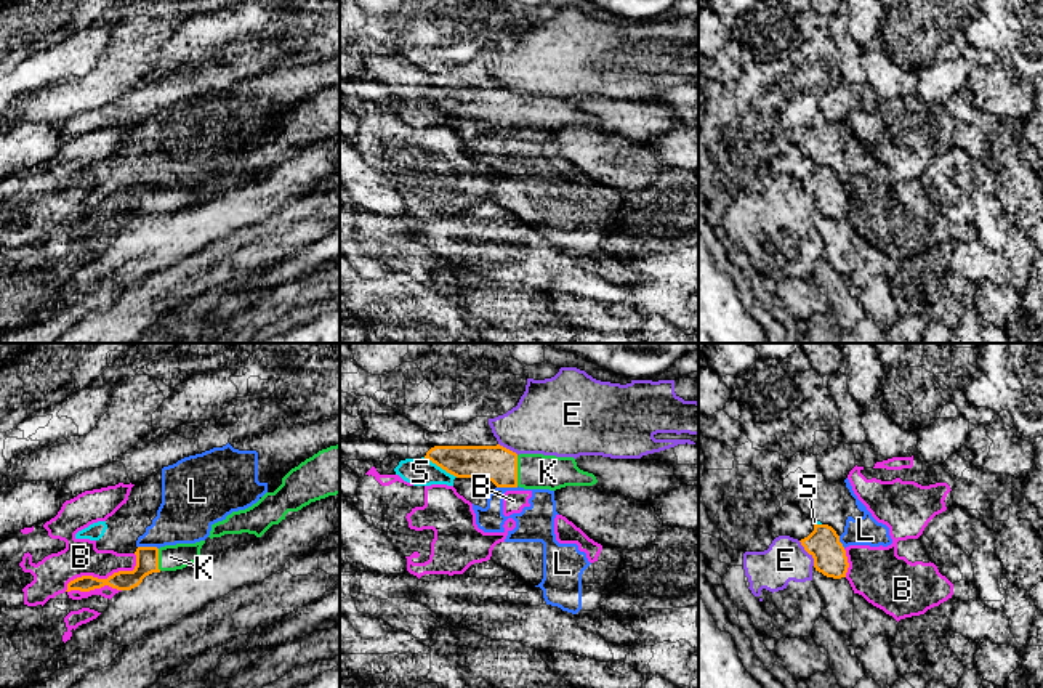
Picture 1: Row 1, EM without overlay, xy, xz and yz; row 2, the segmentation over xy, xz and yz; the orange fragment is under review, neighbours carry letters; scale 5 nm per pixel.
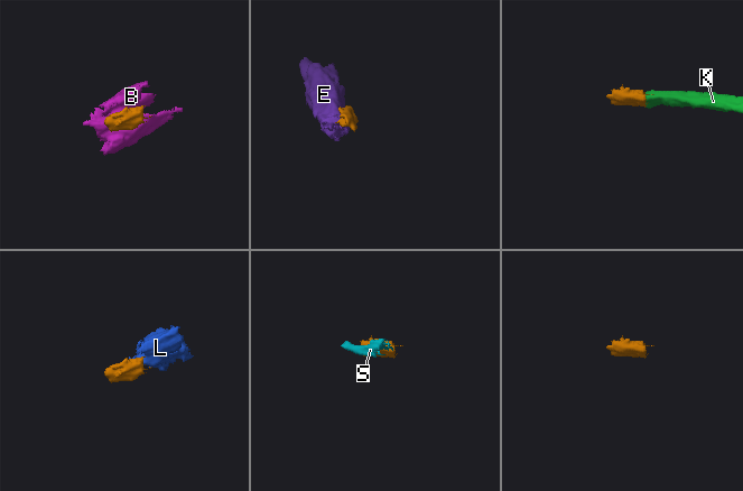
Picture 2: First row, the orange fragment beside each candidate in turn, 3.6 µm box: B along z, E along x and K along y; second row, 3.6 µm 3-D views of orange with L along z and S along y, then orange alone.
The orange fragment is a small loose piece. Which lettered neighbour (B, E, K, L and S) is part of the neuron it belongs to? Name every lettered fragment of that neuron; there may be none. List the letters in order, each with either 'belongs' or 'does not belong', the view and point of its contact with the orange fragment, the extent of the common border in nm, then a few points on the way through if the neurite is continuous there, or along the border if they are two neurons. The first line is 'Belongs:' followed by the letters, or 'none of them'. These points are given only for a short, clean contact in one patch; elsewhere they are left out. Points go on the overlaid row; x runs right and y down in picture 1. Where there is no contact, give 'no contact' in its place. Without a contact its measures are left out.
Belongs: K
B: does not belong | xy (103, 579) | 400 nm
E: does not belong | yz (808, 552) | 150 nm | along yz (798, 541), (814, 565)
K: belongs | xz (516, 470) | 150 nm
L: does not belong | xz (507, 486) | 110 nm | along xz (518, 486), (497, 488)
S: does not belong | xz (441, 467) | 200 nm

